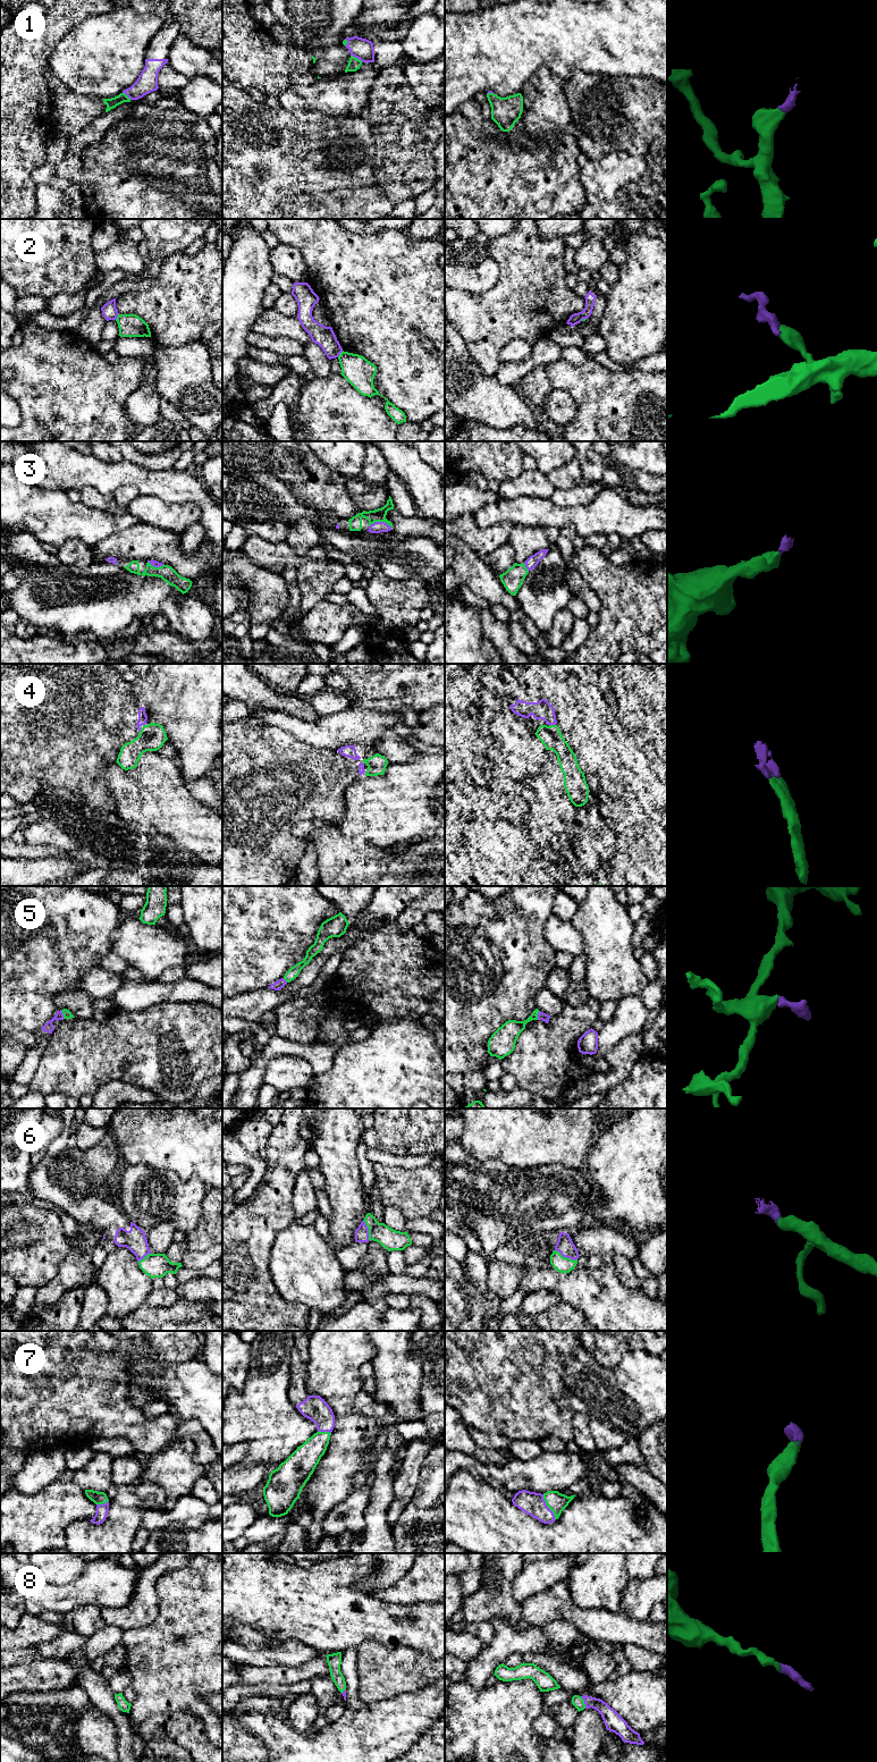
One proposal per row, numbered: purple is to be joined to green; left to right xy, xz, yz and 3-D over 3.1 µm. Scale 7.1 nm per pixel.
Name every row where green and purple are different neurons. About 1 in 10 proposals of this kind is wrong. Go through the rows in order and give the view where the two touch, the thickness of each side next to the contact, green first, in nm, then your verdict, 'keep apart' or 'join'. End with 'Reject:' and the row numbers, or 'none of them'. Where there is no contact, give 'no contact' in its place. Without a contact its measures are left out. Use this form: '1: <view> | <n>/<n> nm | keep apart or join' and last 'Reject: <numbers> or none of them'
1: xz | 90/150 nm | join
2: xz | 200/150 nm | keep apart
3: xz | 100/80 nm | join
4: yz | 160/130 nm | join
5: xy | 60/70 nm | join
6: yz | 110/120 nm | join
7: yz | 140/160 nm | join
8: yz | 80/130 nm | join
Reject: 2

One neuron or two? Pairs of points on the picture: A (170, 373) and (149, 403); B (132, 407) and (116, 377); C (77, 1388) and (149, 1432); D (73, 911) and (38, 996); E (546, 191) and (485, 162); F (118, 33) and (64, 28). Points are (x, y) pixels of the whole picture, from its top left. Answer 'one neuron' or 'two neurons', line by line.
A: two neurons
B: two neurons
C: one neuron
D: one neuron
E: one neuron
F: two neurons

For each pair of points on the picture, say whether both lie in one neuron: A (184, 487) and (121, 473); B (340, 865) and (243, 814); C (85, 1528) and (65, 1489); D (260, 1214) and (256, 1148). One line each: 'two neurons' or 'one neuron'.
A: one neuron
B: two neurons
C: two neurons
D: two neurons

